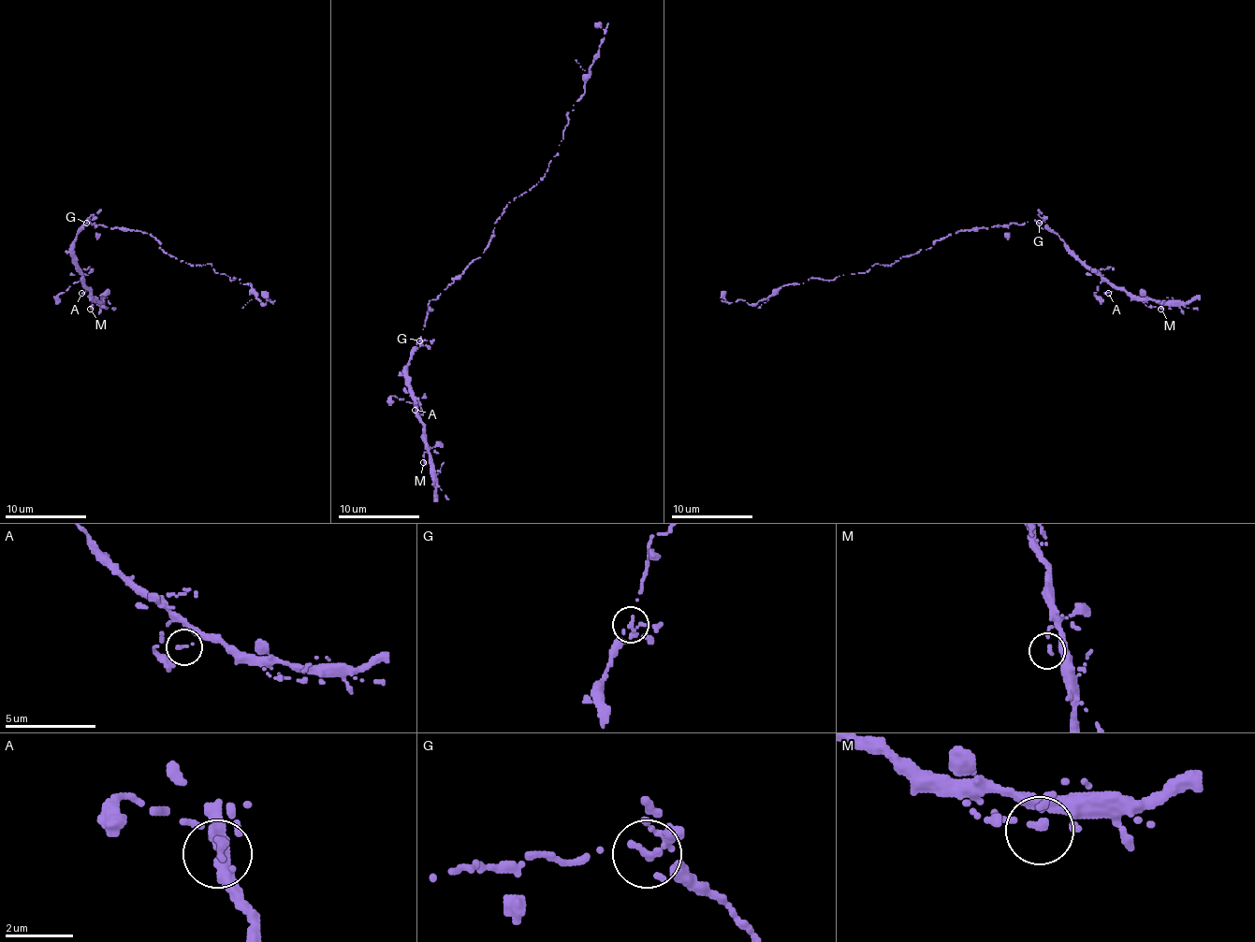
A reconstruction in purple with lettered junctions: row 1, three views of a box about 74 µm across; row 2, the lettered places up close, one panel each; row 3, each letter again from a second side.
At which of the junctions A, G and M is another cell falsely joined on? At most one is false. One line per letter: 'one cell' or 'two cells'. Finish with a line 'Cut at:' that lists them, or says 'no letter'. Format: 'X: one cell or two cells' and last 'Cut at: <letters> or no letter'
A: one cell
G: two cells
M: one cell
Cut at: G

